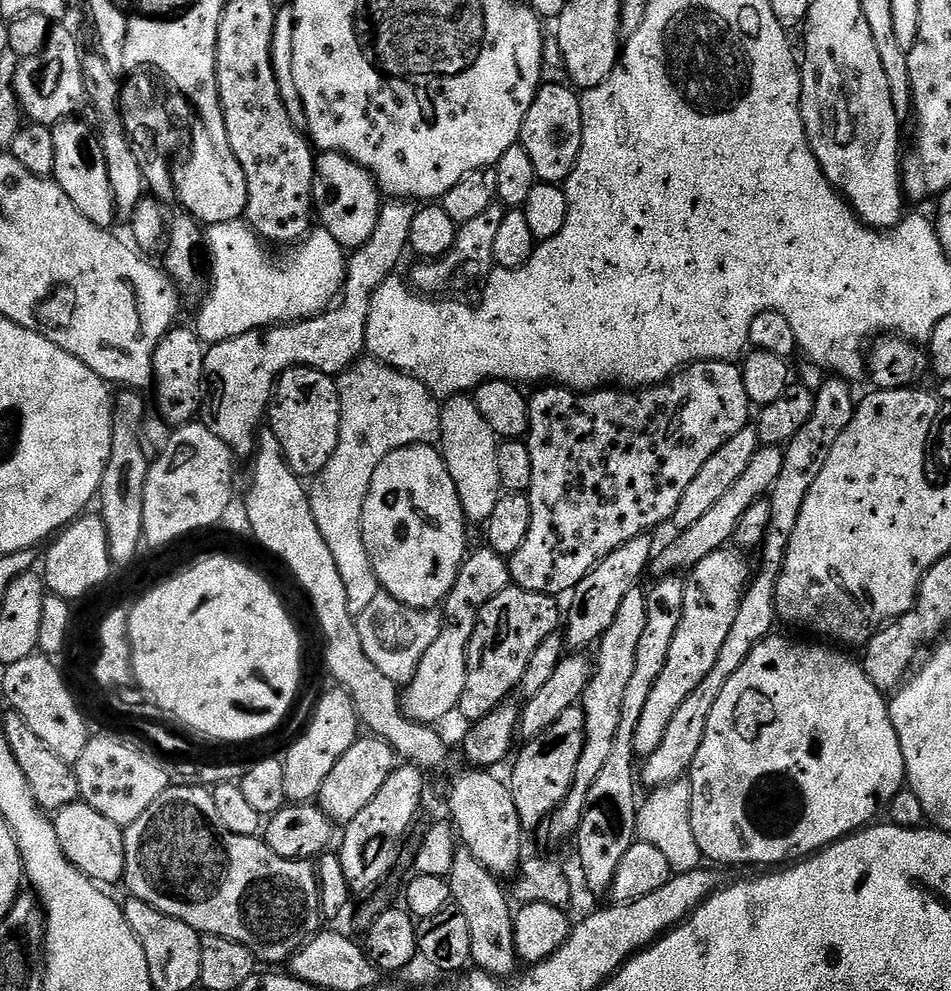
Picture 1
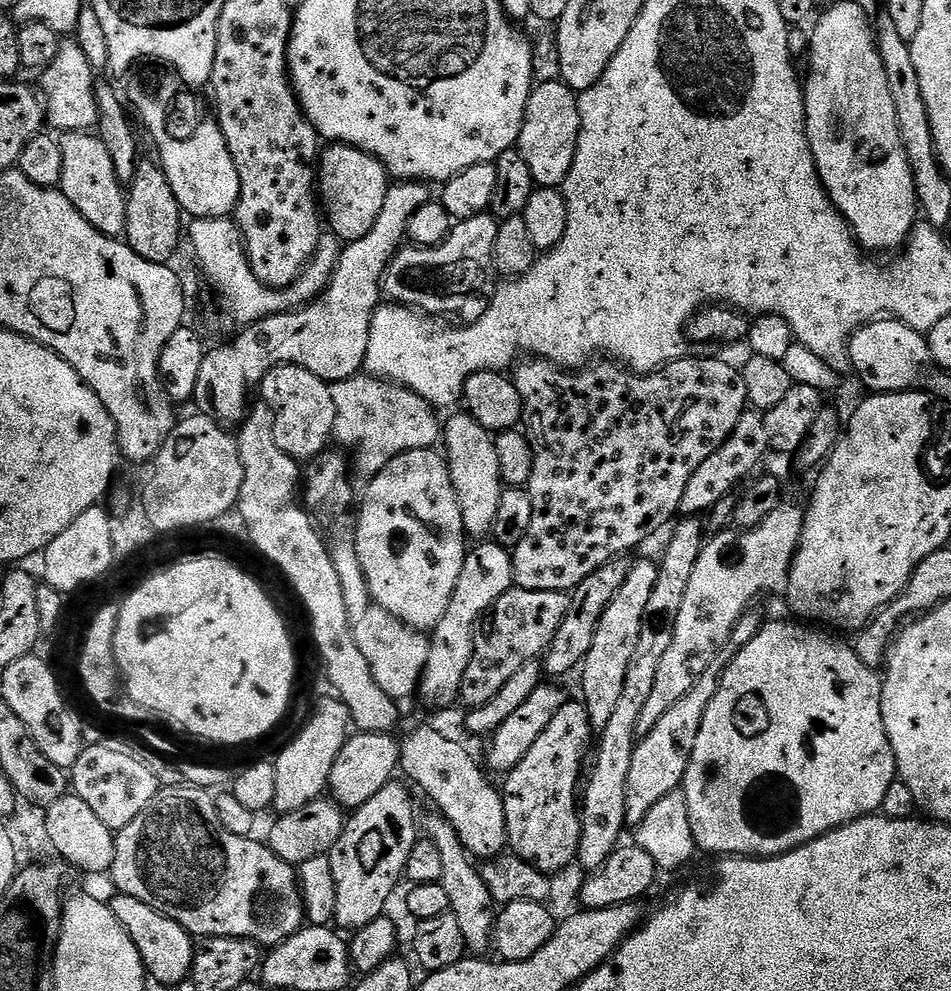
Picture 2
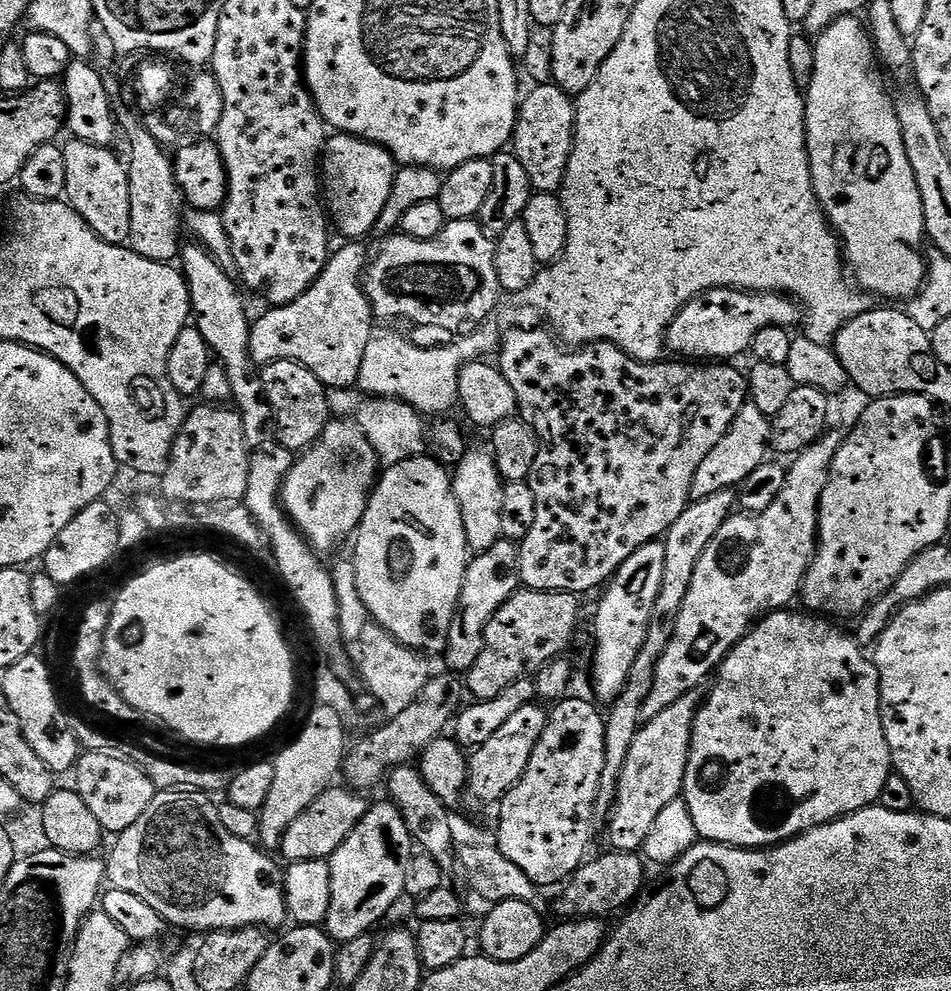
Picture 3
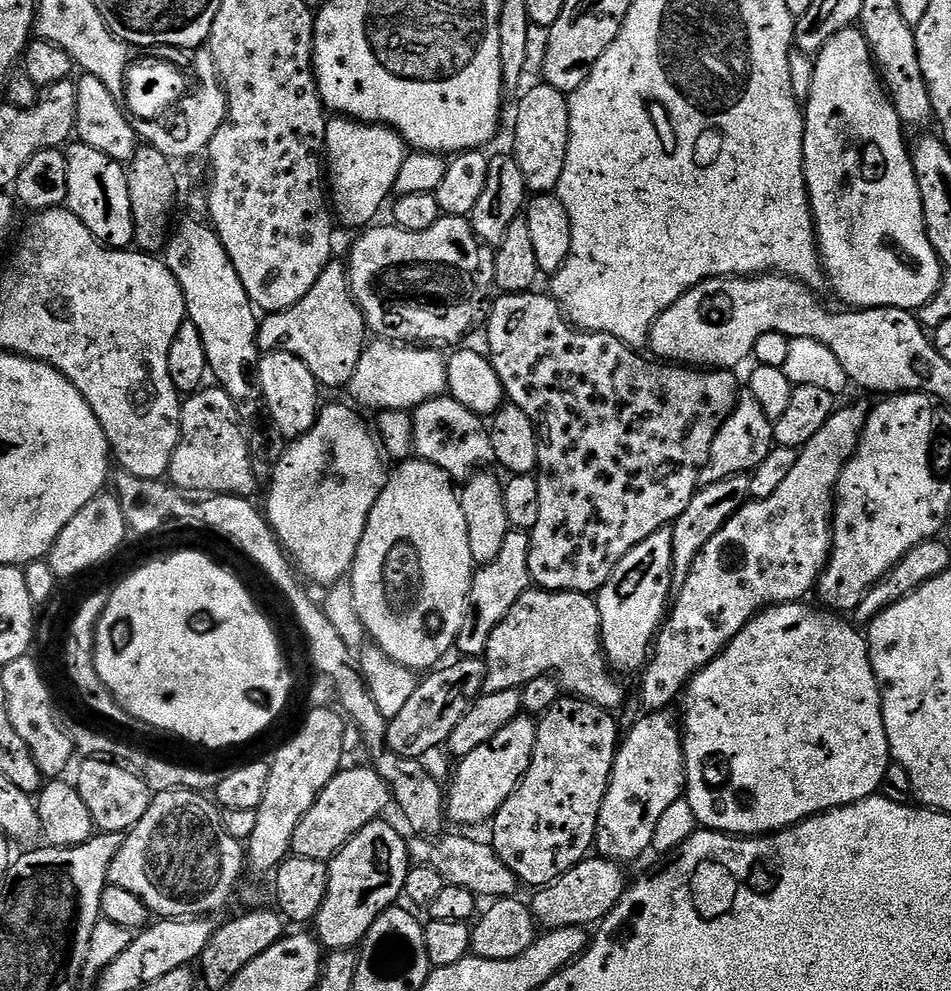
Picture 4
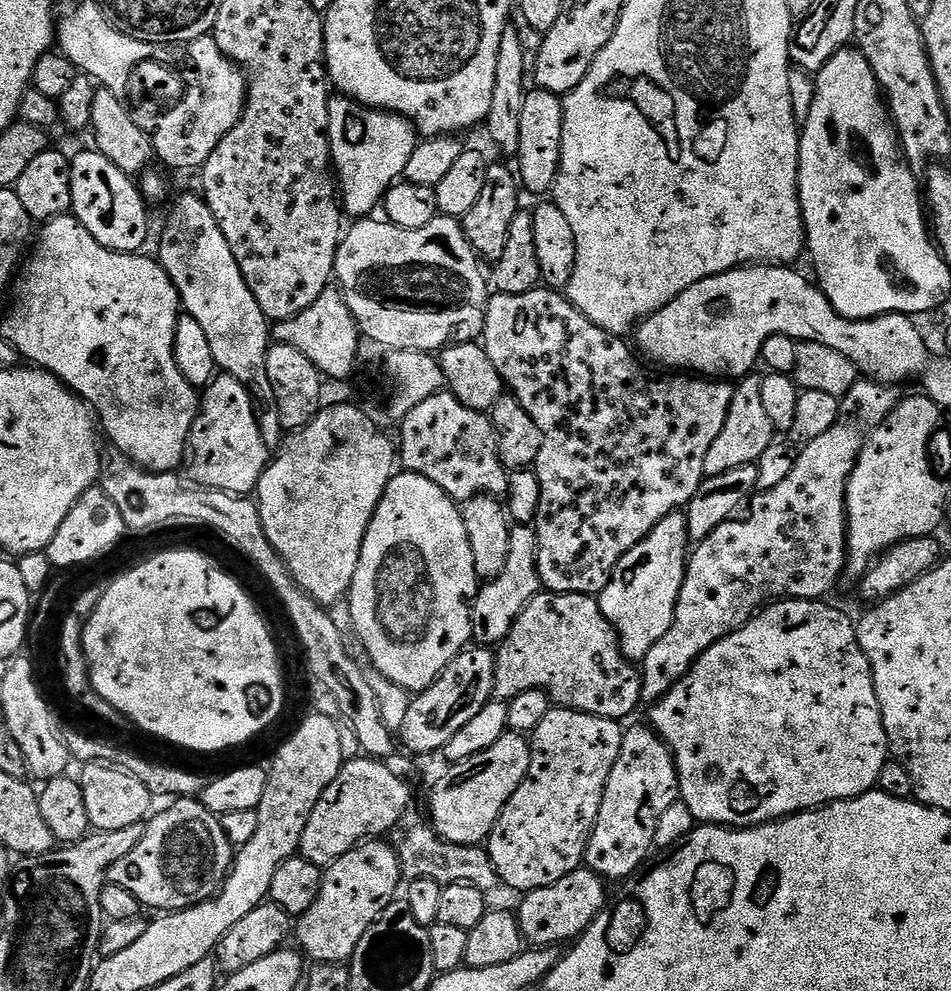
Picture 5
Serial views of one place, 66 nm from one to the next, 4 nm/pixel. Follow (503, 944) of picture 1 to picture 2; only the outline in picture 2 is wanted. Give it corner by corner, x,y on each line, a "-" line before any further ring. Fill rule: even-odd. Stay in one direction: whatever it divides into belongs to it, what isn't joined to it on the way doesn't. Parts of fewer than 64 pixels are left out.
431,814
423,817
422,832
427,839
438,846
438,854
442,857
442,878
439,884
446,886
446,894
450,897
450,910
454,918
458,918
458,927
462,929
467,951
472,954
484,954
490,948
490,933
496,927
498,915
497,905
494,903
490,890
486,890
486,882
482,882
480,869
474,863
473,857
464,847
462,838
450,826
445,816
-
472,863
474,863
472,865

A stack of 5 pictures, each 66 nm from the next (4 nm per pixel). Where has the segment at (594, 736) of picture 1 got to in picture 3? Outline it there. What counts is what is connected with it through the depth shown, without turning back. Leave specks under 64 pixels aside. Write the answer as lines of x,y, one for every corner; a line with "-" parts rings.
663,543
647,544
634,550
634,554
622,562
603,589
604,597
596,608
596,653
592,656
592,688
601,705
611,706
616,701
618,694
622,694
622,686
626,686
626,678
630,678
630,670
634,670
634,658
638,658
638,650
642,650
642,642
646,642
654,602
658,590
662,590
662,569
665,567

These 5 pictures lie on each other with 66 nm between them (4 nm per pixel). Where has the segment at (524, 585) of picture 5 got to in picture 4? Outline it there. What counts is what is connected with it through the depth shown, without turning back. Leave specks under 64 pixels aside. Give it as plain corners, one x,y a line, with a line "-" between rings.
509,530
505,540
502,541
502,554
494,558
494,562
479,565
472,574
472,589
468,595
468,616
464,620
464,625
460,631
460,636
456,640
456,648
459,655
464,658
483,657
486,646
490,642
490,636
499,626
500,620
510,614
510,610
522,598
524,592
529,591
532,584
532,575
530,574
530,542
529,533

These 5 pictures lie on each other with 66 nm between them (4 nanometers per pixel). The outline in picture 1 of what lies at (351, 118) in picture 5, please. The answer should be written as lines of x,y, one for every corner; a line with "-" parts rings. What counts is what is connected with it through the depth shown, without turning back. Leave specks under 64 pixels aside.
320,152
316,156
312,206
319,227
334,234
334,238
346,250
355,250
366,243
378,226
382,193
376,179
358,166
358,162
340,152

